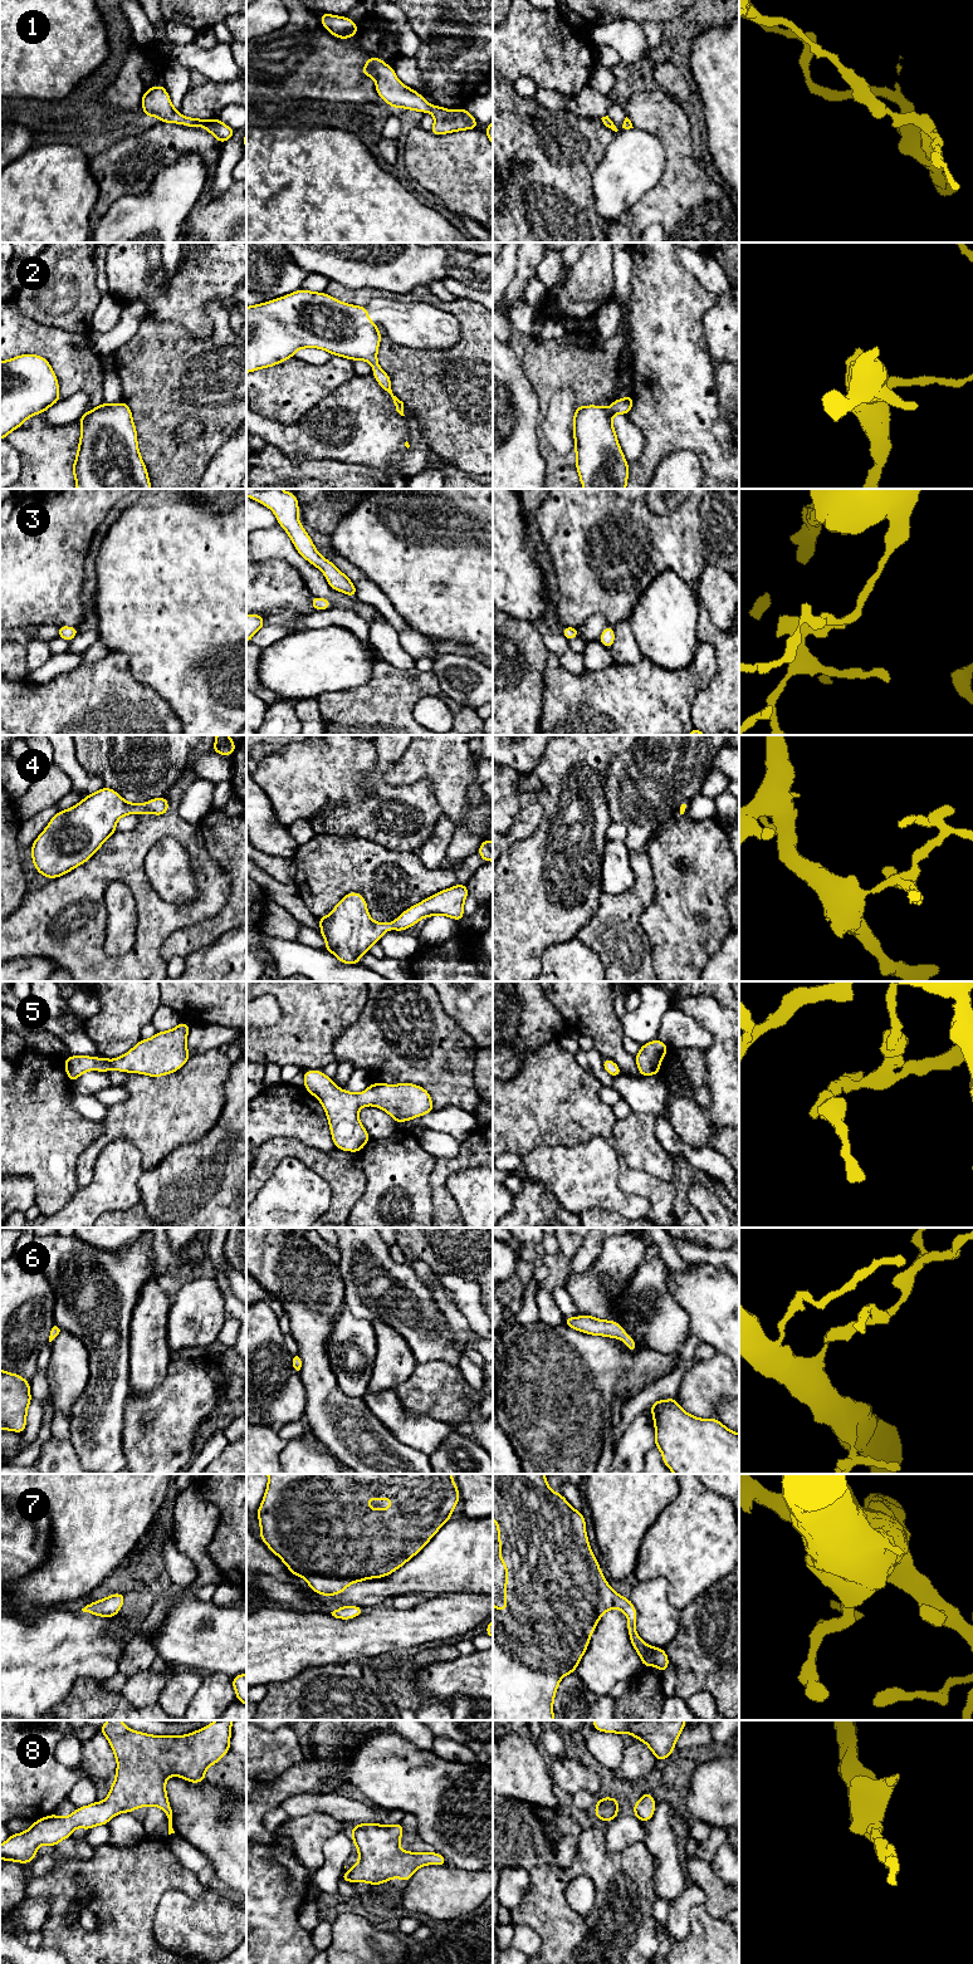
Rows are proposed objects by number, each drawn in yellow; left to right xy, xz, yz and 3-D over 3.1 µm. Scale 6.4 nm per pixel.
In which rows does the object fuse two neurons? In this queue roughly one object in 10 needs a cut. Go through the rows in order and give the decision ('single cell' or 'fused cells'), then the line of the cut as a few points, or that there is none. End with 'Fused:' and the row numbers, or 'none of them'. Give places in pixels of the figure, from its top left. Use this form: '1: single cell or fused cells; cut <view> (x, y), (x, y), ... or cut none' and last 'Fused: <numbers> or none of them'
1: single cell; cut none
2: single cell; cut none
3: single cell; cut none
4: single cell; cut none
5: single cell; cut none
6: single cell; cut none
7: single cell; cut none
8: single cell; cut none
Fused: none of them

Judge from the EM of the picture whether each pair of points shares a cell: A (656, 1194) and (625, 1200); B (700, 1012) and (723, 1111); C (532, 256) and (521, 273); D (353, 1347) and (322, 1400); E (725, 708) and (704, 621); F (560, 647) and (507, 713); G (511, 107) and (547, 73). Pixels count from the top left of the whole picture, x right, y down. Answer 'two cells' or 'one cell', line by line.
A: two cells
B: one cell
C: one cell
D: two cells
E: one cell
F: two cells
G: two cells

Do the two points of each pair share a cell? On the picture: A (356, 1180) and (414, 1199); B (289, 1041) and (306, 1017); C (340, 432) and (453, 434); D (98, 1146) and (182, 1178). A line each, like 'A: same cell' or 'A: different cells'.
A: different cells
B: same cell
C: different cells
D: different cells

